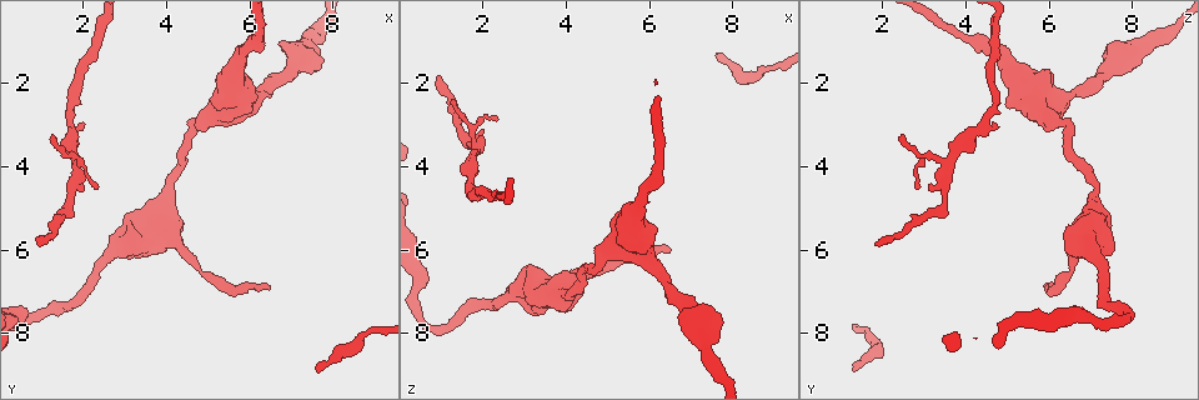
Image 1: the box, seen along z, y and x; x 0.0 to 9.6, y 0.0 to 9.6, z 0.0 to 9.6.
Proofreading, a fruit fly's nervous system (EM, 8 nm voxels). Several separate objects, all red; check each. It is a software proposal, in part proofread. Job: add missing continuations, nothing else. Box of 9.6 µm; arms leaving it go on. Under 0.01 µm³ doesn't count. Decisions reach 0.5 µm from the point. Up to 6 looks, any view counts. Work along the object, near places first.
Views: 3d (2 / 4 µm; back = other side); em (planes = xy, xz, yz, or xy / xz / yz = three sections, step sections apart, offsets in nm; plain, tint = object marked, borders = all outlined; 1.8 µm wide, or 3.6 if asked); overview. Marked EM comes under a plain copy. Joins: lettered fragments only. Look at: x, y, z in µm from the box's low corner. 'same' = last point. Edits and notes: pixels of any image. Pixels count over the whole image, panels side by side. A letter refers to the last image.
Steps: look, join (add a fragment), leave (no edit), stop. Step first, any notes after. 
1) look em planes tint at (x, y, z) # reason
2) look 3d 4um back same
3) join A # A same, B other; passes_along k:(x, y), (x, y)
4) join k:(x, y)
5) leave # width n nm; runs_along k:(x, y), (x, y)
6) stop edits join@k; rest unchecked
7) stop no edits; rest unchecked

look 3d 2um at (1.05, 5.85, 1.85) # branch stops here

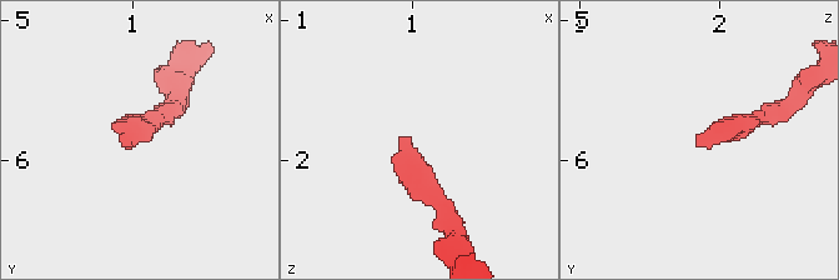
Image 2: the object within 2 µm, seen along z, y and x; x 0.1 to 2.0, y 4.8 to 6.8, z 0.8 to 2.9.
look em xz step 4 borders at (1.00, 5.88, 1.86) # need the tissue

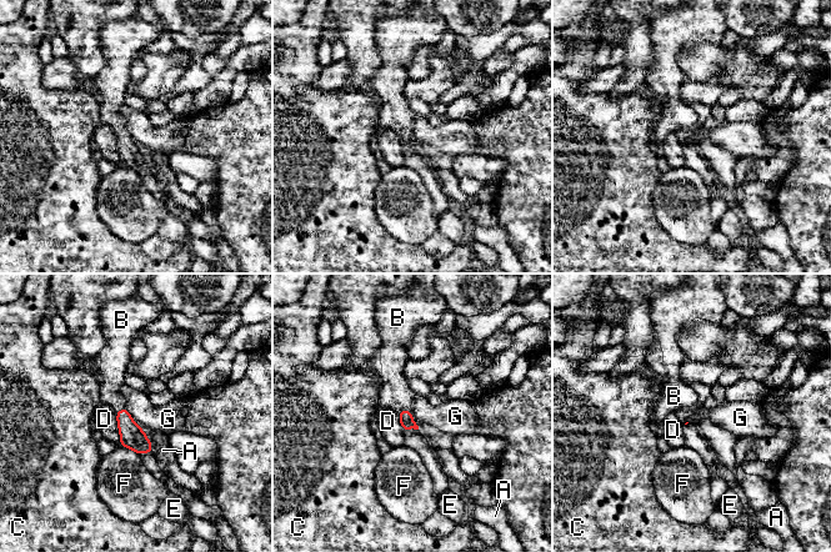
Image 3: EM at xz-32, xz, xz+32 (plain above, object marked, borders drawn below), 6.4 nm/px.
join B # longest_contact D 220 nm; A other, B same, C other, D other, E other, F other, G other; passes_along 3:(405, 416), (404, 409), (395, 395); it goes on there

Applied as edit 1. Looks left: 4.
look 3d 2um at (6.50, 6.95, 6.00) # branch stops here

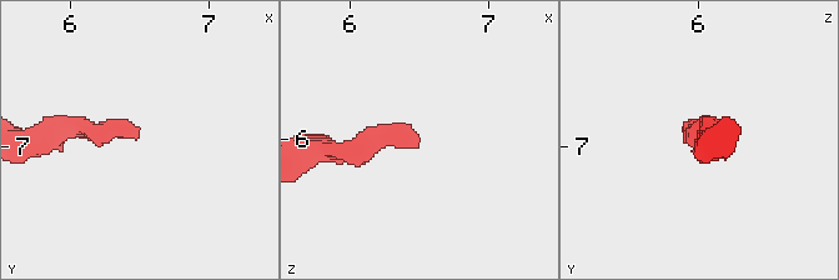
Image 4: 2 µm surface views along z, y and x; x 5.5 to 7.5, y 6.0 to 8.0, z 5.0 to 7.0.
look em xz step 4 borders at (6.44, 6.94, 6.02) # need the tissue

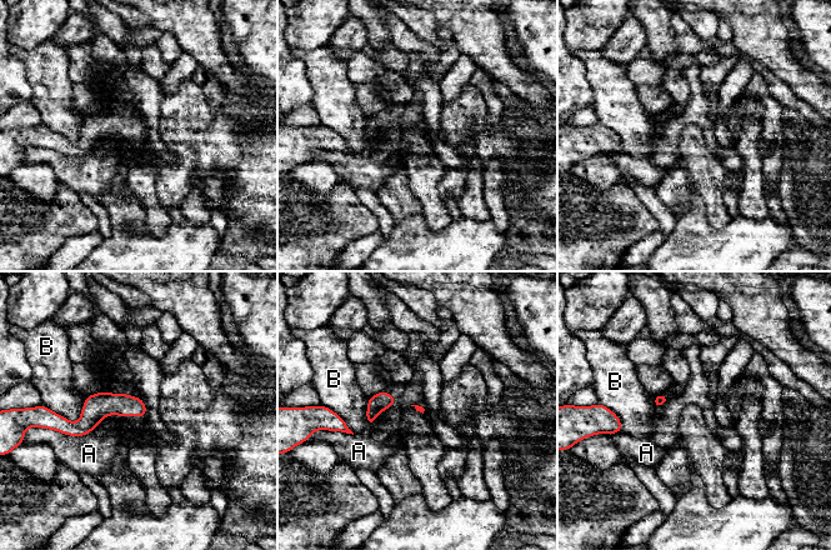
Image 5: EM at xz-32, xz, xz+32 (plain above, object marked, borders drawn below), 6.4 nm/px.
leave # A other, B other; border 5:(53, 429), (74, 436), (93, 431); no lettered fragment goes on from it

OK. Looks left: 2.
look em planes borders at (7.65, 8.85, 1.35) # free end

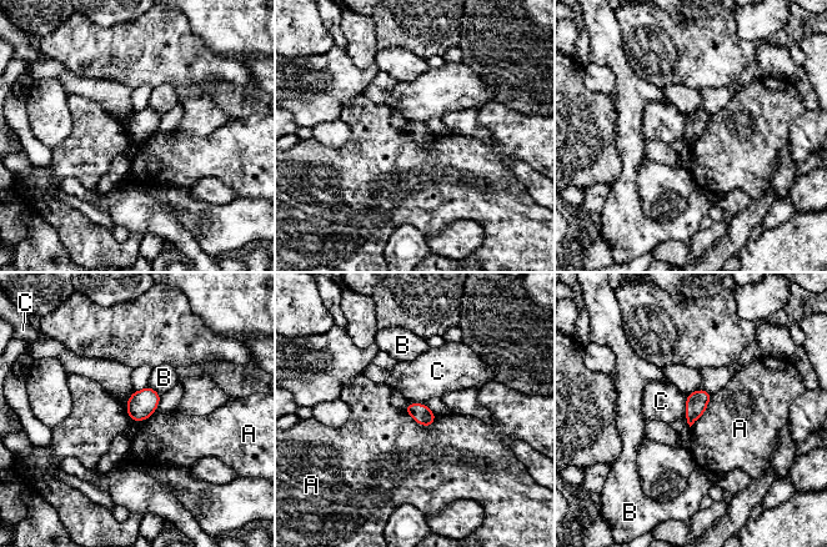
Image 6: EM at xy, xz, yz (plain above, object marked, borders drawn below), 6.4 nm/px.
leave # A other, B other, C other; border 6:(404, 409), (424, 426), (436, 418); none of them fits

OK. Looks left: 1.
stop edits join@3; rest unchecked

